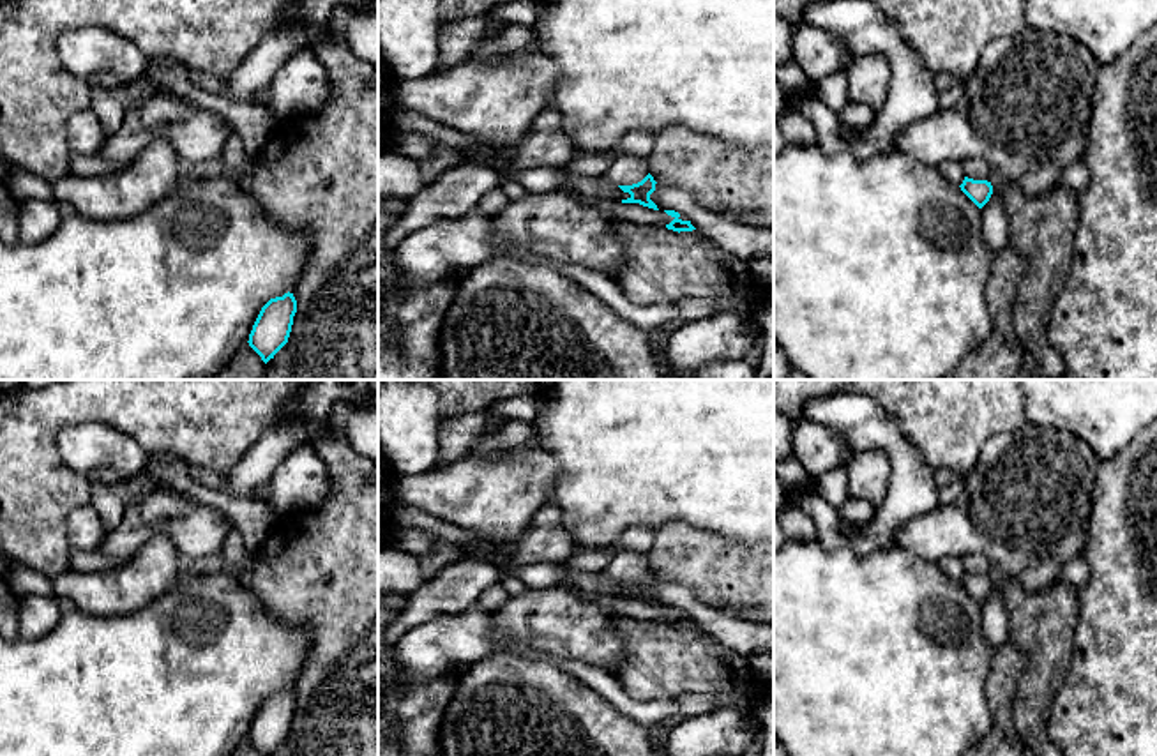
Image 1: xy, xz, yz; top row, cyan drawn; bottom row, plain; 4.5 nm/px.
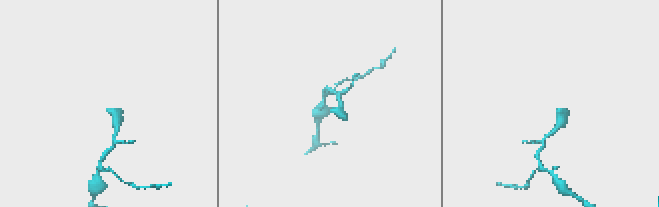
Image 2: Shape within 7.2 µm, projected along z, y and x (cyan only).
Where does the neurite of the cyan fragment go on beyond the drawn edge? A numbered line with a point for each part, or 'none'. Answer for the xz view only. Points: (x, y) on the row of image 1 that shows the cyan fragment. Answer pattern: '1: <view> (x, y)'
1: xz (626, 170)

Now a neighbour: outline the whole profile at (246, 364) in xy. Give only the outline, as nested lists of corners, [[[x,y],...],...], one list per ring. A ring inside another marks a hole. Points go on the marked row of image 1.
[[[247,343],[233,355],[221,373],[189,380],[261,380],[265,371],[267,364]]]

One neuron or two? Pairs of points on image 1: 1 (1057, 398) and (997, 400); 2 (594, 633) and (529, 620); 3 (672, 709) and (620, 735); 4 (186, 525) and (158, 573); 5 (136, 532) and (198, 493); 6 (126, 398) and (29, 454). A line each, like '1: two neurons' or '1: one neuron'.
1: two neurons
2: one neuron
3: two neurons
4: two neurons
5: two neurons
6: one neuron

